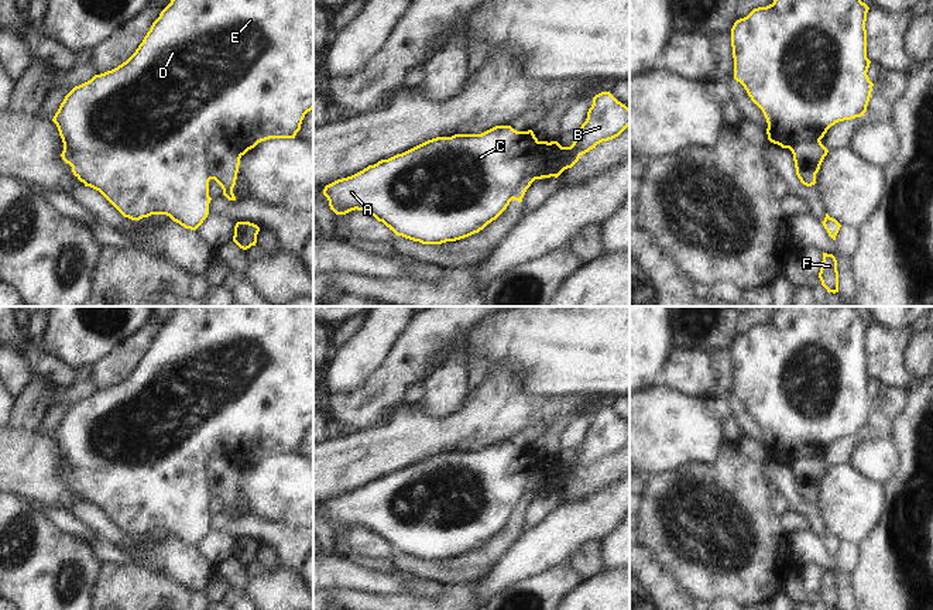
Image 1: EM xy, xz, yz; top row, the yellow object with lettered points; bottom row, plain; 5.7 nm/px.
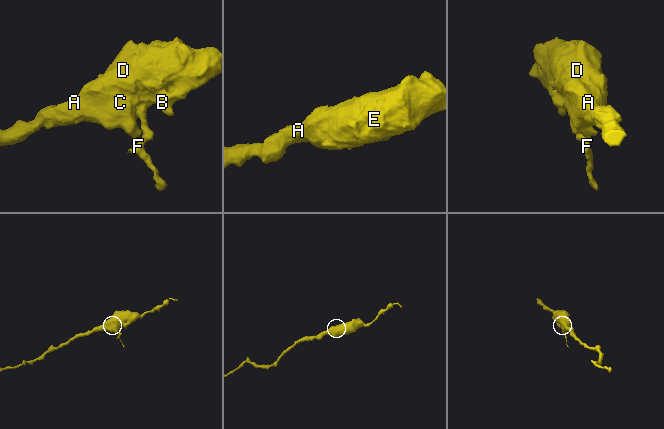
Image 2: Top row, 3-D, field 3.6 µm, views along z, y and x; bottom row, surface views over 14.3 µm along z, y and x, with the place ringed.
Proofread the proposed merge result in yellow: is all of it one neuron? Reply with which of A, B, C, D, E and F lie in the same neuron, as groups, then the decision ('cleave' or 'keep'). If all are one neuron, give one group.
A B C D E / F | cleave

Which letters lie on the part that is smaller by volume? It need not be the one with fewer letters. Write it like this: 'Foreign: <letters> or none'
Foreign: F

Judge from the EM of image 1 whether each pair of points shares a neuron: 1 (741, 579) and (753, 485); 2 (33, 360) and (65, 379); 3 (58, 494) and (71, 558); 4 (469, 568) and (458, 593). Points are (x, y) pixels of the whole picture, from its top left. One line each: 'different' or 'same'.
1: same
2: same
3: different
4: different

